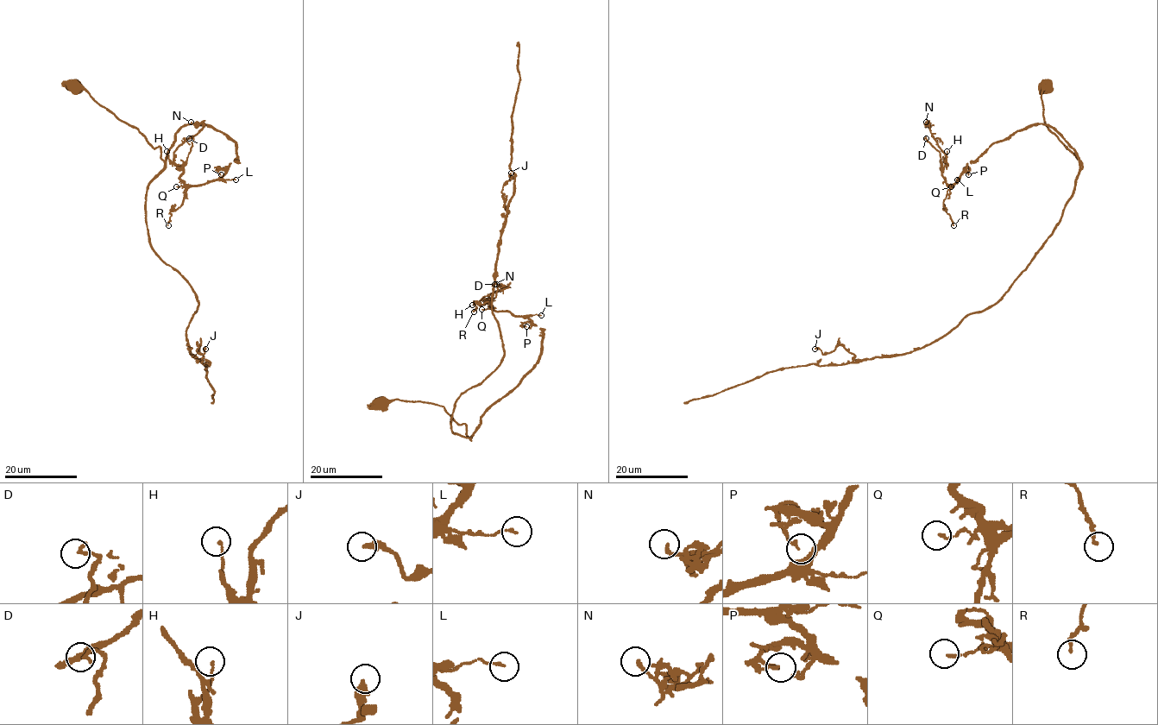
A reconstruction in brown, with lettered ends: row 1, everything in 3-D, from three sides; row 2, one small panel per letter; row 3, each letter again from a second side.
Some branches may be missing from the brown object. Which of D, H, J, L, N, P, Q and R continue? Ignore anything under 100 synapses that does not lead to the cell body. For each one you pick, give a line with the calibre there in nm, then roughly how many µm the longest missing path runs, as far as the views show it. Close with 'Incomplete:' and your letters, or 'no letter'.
Incomplete: no letter

